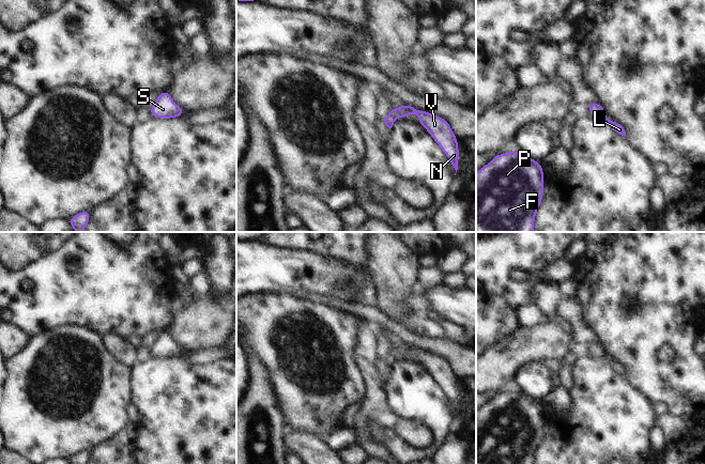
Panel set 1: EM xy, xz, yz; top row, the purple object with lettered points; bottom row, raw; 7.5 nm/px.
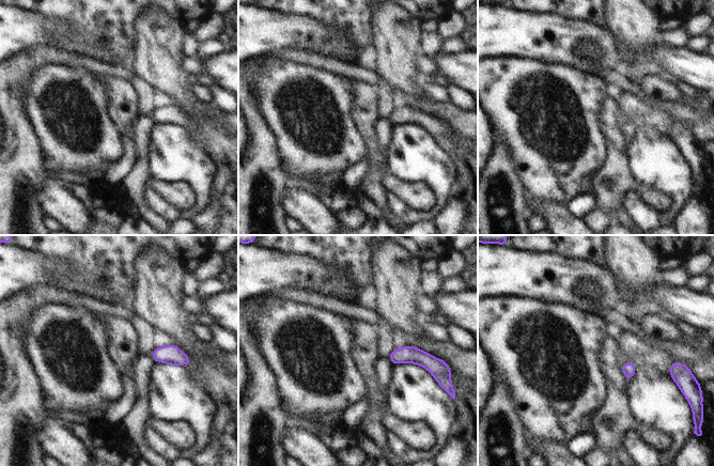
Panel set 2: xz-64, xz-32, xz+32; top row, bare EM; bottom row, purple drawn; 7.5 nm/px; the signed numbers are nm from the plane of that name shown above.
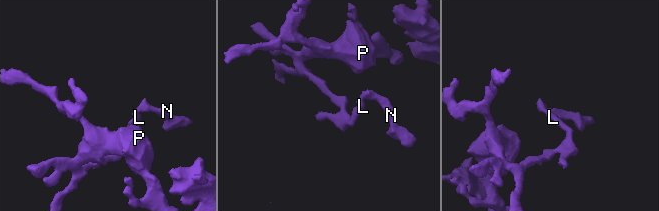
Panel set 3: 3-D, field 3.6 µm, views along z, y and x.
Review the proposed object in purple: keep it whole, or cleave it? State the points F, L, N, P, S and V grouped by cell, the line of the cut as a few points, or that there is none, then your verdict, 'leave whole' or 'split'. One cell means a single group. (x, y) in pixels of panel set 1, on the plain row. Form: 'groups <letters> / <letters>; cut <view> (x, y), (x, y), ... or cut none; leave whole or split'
groups F L N P S V; cut none; leave whole

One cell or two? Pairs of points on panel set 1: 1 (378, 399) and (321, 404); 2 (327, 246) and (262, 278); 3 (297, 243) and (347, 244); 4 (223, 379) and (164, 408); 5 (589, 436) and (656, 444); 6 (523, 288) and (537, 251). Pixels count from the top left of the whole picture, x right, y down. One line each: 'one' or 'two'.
1: two
2: two
3: one
4: one
5: two
6: one

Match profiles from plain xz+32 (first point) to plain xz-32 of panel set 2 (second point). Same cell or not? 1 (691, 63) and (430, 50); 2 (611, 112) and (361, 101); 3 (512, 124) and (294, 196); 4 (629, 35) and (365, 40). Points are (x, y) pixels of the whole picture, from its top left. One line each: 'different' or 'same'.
1: different
2: same
3: different
4: different

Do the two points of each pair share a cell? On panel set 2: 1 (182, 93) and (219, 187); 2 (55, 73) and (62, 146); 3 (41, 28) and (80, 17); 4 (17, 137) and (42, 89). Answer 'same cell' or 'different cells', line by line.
1: same cell
2: same cell
3: different cells
4: different cells

